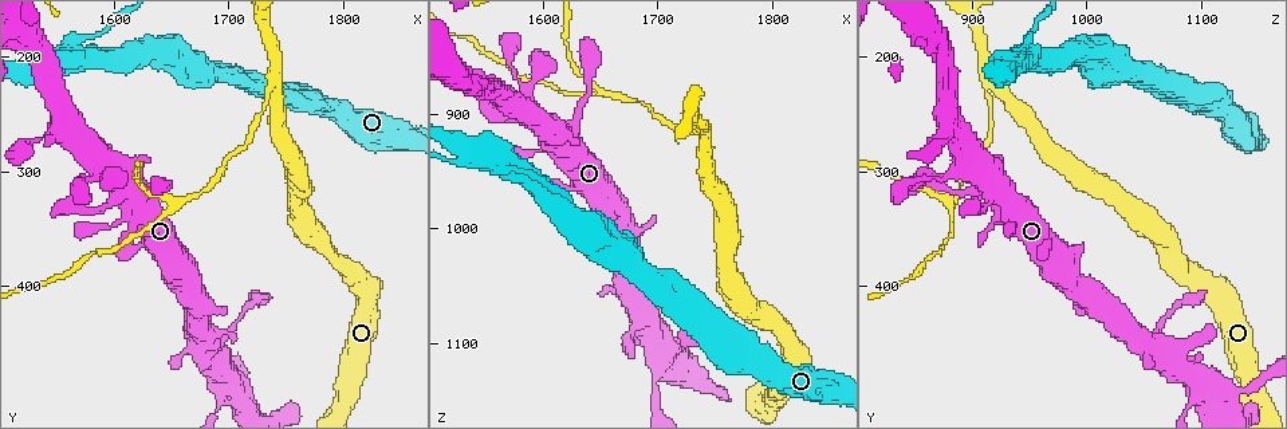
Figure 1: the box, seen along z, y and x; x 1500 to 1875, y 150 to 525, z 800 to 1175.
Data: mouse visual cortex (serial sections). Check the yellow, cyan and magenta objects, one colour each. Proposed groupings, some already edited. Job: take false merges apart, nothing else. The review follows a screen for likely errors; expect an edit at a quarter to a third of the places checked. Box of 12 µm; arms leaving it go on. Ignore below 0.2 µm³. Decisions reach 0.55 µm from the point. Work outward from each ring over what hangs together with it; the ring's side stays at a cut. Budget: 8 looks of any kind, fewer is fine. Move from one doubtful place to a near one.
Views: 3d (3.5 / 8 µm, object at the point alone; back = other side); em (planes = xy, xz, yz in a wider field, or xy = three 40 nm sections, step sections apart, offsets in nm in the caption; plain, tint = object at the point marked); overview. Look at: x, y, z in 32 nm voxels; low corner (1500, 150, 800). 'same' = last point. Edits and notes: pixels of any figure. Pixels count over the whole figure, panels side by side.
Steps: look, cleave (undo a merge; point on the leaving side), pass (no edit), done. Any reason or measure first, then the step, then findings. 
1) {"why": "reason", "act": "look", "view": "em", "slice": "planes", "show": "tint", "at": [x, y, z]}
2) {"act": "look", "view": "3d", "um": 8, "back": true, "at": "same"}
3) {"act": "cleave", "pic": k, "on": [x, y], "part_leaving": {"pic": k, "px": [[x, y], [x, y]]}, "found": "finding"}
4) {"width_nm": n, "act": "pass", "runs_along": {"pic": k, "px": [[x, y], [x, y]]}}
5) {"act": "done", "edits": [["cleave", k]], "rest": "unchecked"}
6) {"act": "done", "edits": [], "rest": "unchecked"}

{"why": "thin neck", "act": "look", "view": "3d", "um": 8, "at": [1702, 490, 1120]}

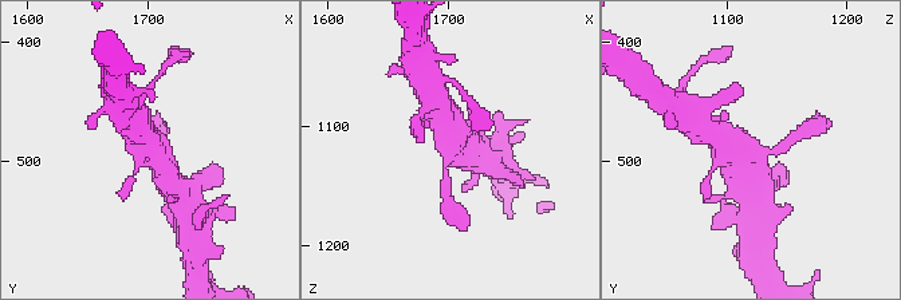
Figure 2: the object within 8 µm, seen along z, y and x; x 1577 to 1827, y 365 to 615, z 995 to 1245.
{"act": "look", "view": "em", "slice": "planes", "show": "tint", "at": [1702, 494, 1118]}

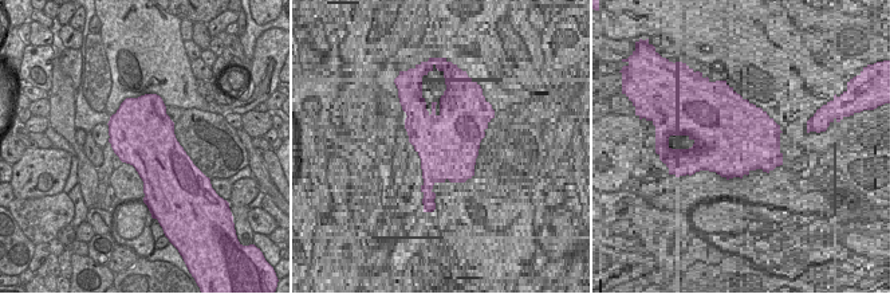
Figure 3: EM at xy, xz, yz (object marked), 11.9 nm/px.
{"act": "pass", "runs_along": {"pic": 2, "px": [[715, 133], [742, 154], [754, 185]]}, "found": "one cell here"}

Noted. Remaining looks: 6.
{"why": "arms part here", "act": "look", "view": "3d", "um": 3.5, "at": [1738, 222, 916]}

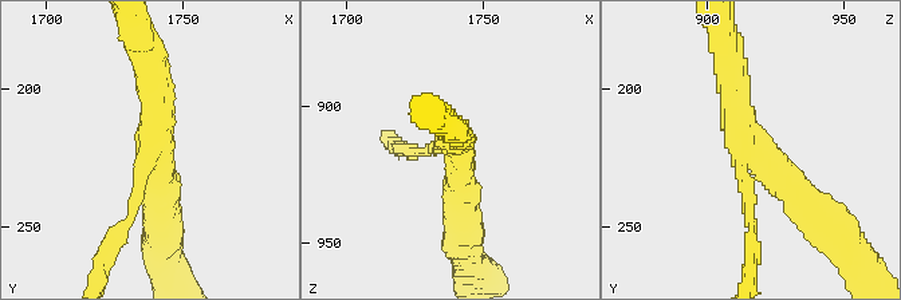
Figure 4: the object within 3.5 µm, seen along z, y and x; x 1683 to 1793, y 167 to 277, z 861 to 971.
{"why": "now the EM", "act": "look", "view": "em", "slice": "xy", "step": 3, "show": "tint", "at": [1740, 224, 916]}

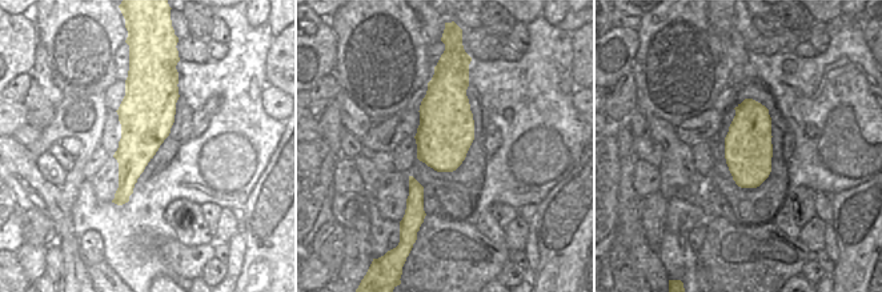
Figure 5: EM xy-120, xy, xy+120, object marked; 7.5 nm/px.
{"width_nm": 420, "act": "pass", "runs_along": {"pic": 4, "px": [[461, 220], [457, 152], [425, 152]]}, "found": "one cell here"}

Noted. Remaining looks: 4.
{"why": "arms part here", "act": "look", "view": "3d", "um": 8, "at": [1650, 332, 882]}

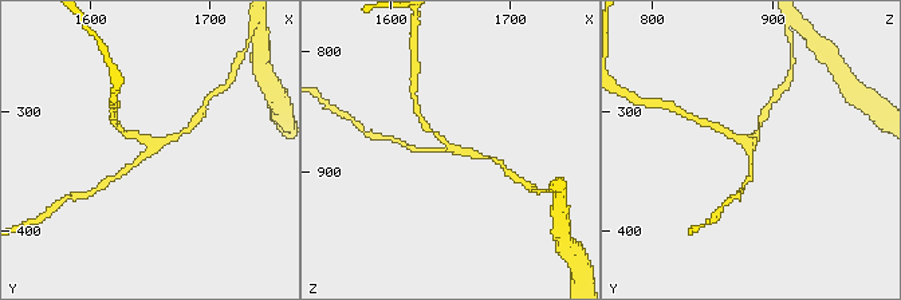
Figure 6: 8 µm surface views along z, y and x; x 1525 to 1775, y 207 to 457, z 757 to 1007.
{"arms": 3, "arm_widths_nm": [150, 150, 200], "why": "now the EM", "act": "look", "view": "em", "slice": "planes", "show": "tint", "at": [1652, 330, 880]}

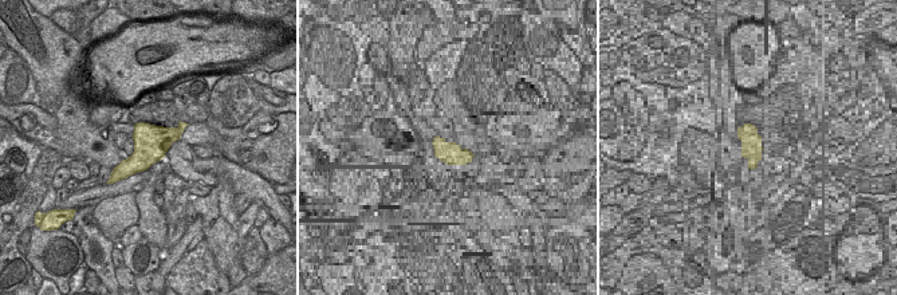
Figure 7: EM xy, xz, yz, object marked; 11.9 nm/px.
{"act": "pass", "runs_along": {"pic": 6, "px": [[187, 130], [158, 142], [124, 172]]}, "found": "one cell here"}

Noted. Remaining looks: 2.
{"act": "done", "edits": [], "rest": "unchecked"}

